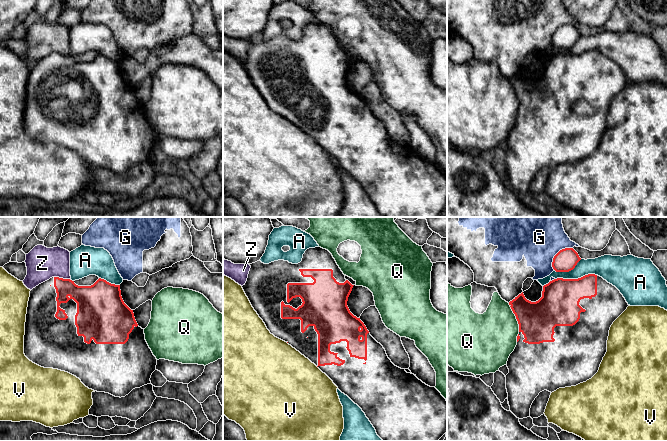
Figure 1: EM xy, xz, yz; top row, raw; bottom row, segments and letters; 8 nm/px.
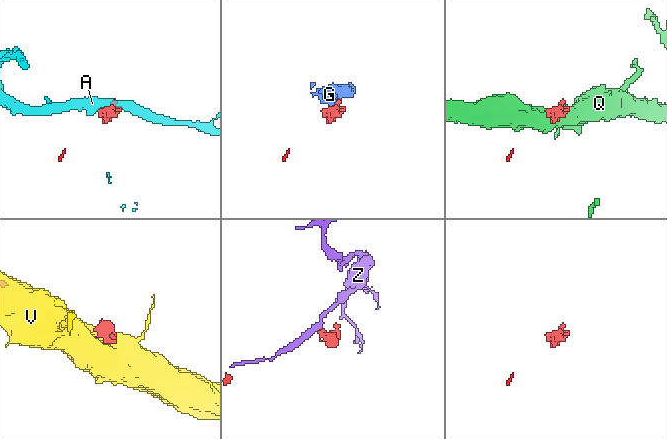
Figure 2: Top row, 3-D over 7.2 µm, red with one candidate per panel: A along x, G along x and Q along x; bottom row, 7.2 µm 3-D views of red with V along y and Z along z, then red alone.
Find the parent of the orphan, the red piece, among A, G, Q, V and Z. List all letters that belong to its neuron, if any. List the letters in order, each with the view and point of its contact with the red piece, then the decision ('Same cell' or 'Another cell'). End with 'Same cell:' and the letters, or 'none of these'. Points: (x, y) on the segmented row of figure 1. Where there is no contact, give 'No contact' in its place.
A: Touches red at yz (575, 279). Another cell
G: Touches red at yz (556, 254). Another cell
Q: Touches red at yz (516, 317). Another cell
V: No contact. Another cell
Z: Touches red at xy (62, 278). Another cell
Same cell: none of these

